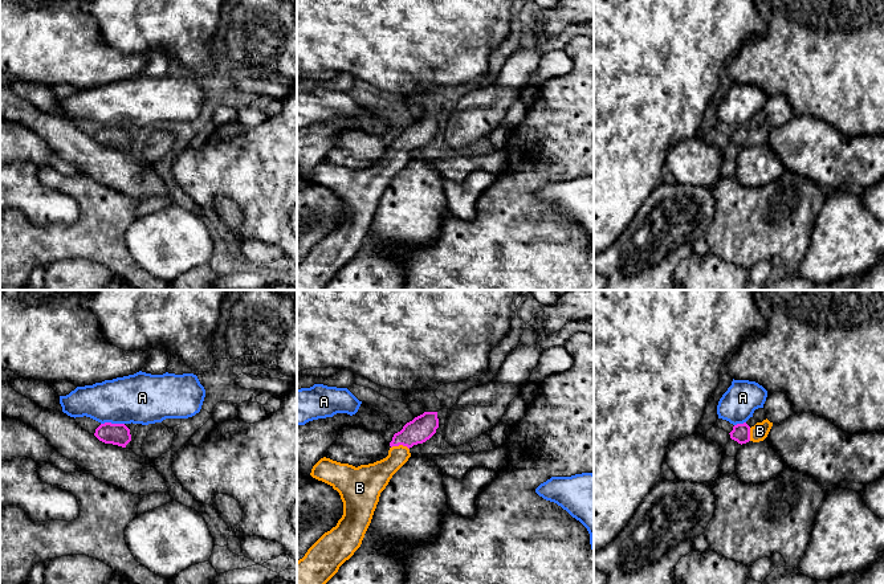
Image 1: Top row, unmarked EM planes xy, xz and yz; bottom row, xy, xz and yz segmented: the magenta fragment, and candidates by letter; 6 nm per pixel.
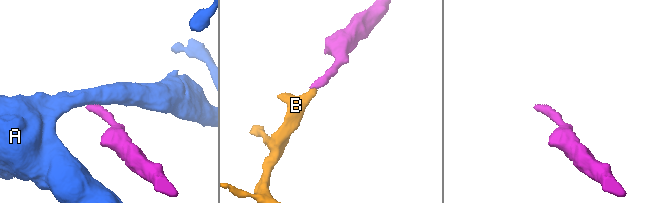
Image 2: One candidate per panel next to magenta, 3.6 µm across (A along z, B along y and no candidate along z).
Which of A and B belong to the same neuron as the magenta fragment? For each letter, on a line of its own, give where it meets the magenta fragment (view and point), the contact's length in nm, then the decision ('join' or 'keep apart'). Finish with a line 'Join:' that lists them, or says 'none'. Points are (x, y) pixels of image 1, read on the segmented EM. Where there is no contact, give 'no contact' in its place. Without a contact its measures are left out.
A: xy (110, 423) | 140 nm | keep apart
B: xz (400, 444) | 110 nm | join
Join: B

